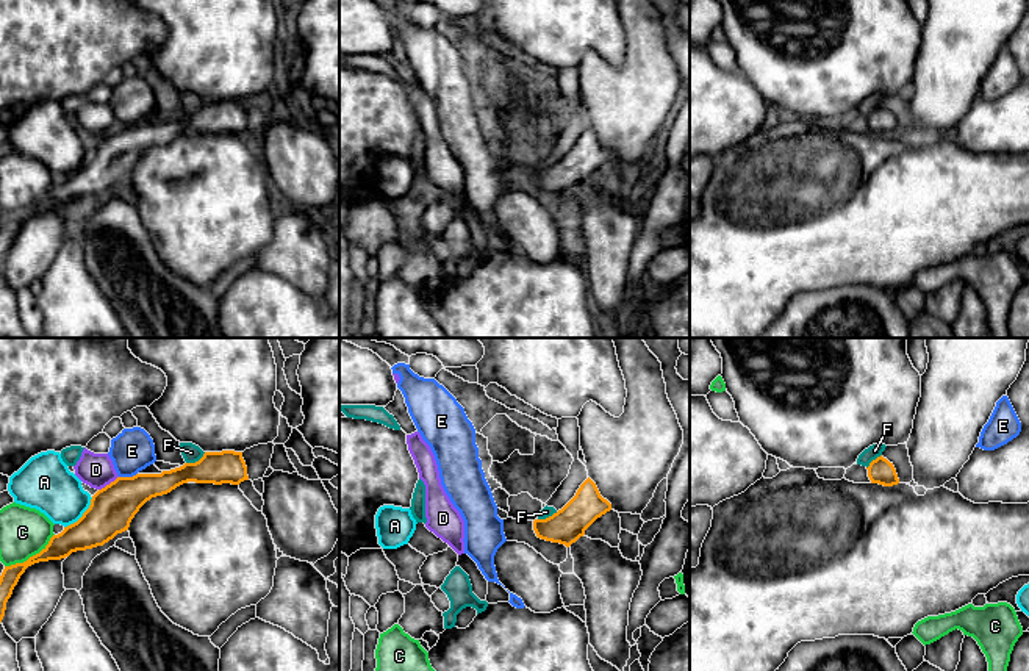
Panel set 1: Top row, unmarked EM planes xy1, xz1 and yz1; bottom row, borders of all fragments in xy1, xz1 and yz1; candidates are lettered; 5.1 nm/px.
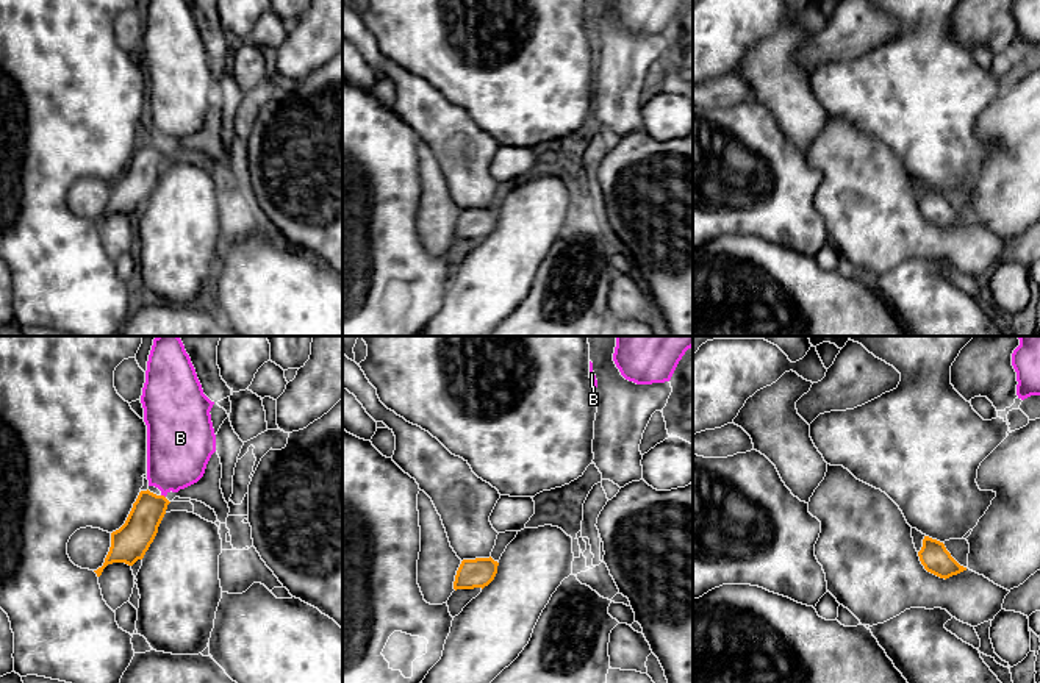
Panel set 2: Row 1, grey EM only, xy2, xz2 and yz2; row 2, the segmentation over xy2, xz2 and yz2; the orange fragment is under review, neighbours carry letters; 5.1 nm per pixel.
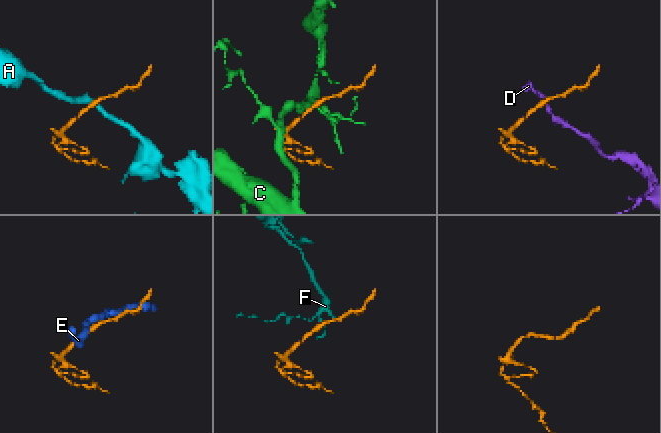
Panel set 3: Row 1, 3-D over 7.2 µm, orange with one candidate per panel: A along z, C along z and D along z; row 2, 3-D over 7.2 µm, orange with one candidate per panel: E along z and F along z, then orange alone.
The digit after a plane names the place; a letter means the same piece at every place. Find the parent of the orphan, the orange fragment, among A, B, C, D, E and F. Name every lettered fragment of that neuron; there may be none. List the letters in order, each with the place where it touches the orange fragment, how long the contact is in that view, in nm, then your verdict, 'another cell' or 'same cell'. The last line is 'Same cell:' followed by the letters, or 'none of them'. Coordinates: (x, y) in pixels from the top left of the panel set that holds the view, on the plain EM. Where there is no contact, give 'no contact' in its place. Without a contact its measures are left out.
A: xy1 (83, 165) | 220 nm | another cell
B: xy2 (163, 146) | 30 nm | same cell
C: xy1 (30, 207) | 300 nm | another cell
D: xy1 (110, 133) | 130 nm | another cell
E: xy1 (127, 127) | 100 nm | another cell
F: xy1 (196, 111) | 120 nm | another cell
Same cell: B

